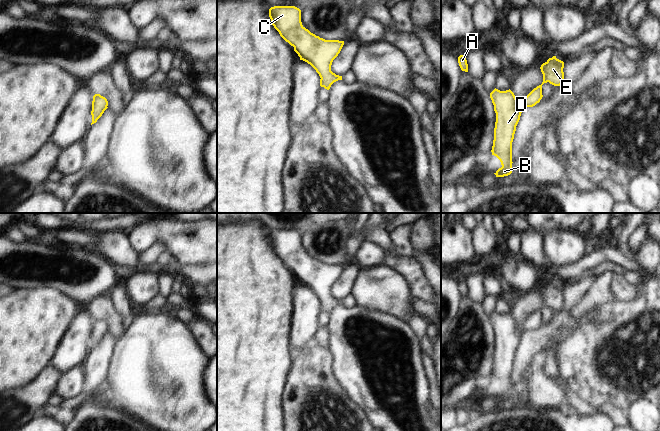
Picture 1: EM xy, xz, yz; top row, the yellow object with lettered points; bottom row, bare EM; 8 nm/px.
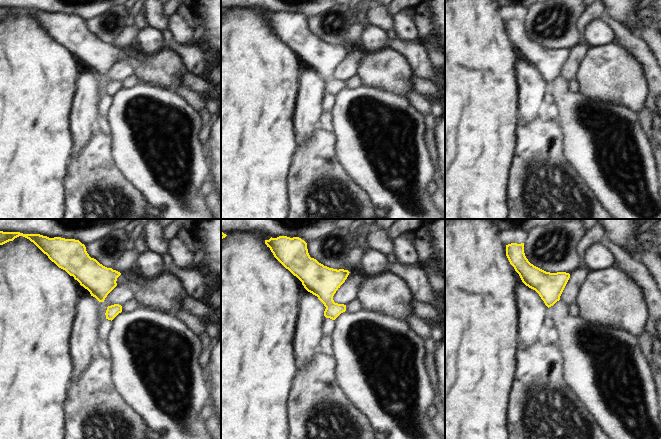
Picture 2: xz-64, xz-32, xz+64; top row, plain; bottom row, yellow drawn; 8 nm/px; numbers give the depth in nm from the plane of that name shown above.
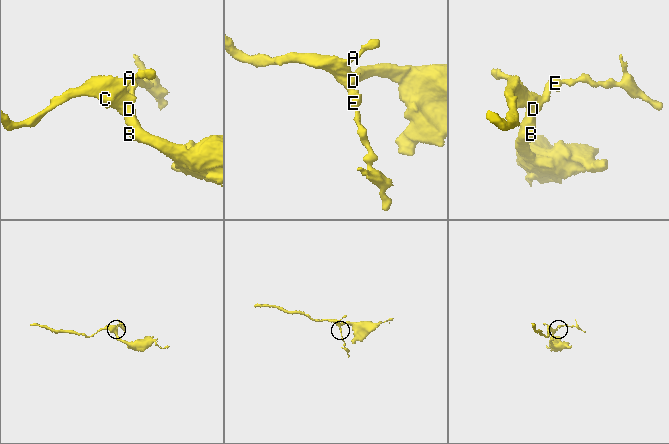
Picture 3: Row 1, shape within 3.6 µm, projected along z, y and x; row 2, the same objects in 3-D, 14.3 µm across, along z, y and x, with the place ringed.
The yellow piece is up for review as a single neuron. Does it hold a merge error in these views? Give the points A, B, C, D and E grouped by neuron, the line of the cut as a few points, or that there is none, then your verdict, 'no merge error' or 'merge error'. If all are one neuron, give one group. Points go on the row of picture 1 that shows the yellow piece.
A B C D E; no cut; no merge error

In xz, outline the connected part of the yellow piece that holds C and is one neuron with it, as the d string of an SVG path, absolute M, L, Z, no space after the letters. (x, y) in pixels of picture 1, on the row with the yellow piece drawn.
M274 6L269 17L280 36L294 47L294 51L310 64L320 76L320 86L329 90L342 76L331 71L333 60L340 53L344 41L325 40L311 33L301 22L301 10L295 6Z

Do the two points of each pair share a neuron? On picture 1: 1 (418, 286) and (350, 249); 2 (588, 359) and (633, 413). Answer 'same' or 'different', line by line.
1: different
2: different

